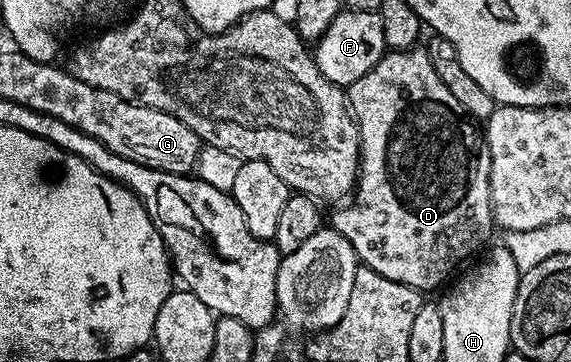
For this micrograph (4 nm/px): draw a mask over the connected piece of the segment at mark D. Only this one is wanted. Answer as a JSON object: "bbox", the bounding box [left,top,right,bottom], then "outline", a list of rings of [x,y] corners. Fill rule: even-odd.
{"bbox":[329,48,495,291],"outline":[[[425,48],[395,49],[387,51],[385,55],[368,71],[368,75],[360,75],[356,83],[346,89],[346,100],[354,121],[358,124],[358,142],[360,143],[360,168],[358,170],[358,184],[352,194],[351,205],[343,204],[334,214],[329,214],[329,228],[336,230],[348,243],[352,243],[354,254],[365,268],[376,271],[376,275],[384,275],[384,279],[392,279],[392,283],[404,283],[408,287],[419,291],[434,289],[442,285],[450,277],[450,272],[461,261],[466,261],[490,237],[490,229],[495,228],[494,212],[490,206],[490,156],[483,130],[476,124],[474,118],[460,107],[459,101],[444,87],[440,75],[436,75],[436,67],[432,67],[432,59]]]}

